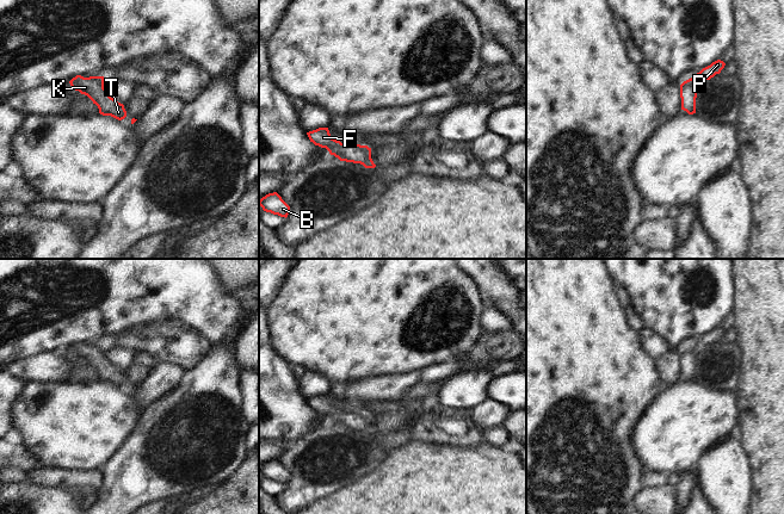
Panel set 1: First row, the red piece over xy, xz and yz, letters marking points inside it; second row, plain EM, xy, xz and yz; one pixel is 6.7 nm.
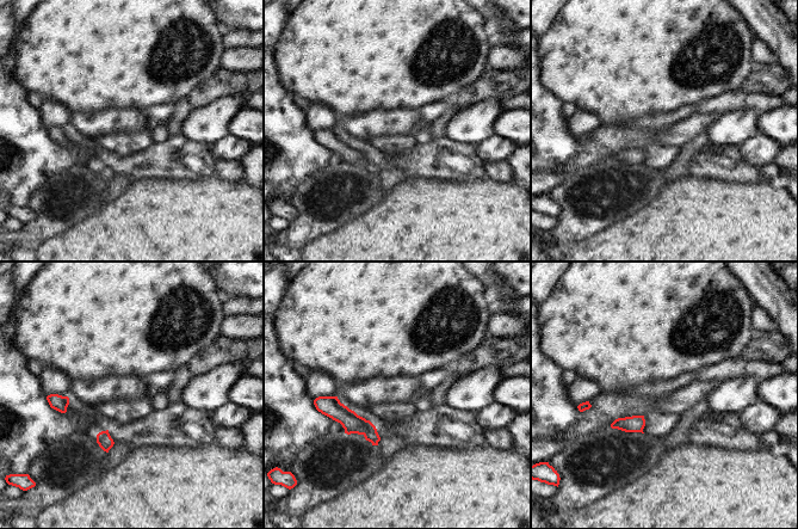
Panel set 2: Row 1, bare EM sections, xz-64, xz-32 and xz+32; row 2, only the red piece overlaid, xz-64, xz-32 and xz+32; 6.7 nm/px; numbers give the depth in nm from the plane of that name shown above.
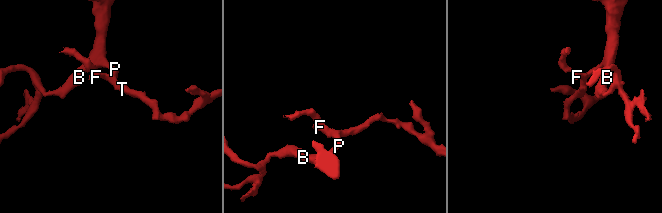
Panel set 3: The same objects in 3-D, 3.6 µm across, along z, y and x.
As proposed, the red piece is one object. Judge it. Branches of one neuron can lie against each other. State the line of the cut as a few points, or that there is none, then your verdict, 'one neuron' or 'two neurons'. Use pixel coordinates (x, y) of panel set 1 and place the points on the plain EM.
cut xz (370, 423), (360, 431); two neurons

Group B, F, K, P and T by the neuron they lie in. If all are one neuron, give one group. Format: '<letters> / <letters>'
B P / F K T

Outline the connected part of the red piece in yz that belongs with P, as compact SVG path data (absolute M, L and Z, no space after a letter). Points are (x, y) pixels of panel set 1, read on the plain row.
M721 327L712 329L710 333L703 335L699 340L691 345L692 351L696 355L703 352L706 347L710 347L716 341L720 341L724 335L726 330Z

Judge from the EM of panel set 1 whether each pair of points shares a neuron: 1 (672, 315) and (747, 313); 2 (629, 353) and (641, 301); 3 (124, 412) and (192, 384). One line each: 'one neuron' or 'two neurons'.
1: two neurons
2: two neurons
3: two neurons

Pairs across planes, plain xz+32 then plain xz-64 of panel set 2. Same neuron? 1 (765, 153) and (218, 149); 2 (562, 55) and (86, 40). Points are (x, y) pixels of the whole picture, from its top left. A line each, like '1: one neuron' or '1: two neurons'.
1: one neuron
2: one neuron

